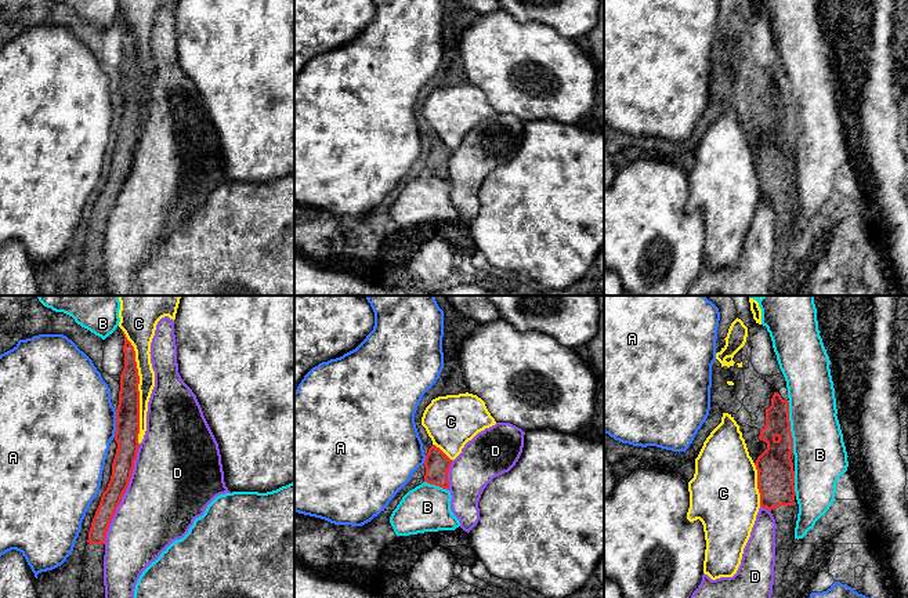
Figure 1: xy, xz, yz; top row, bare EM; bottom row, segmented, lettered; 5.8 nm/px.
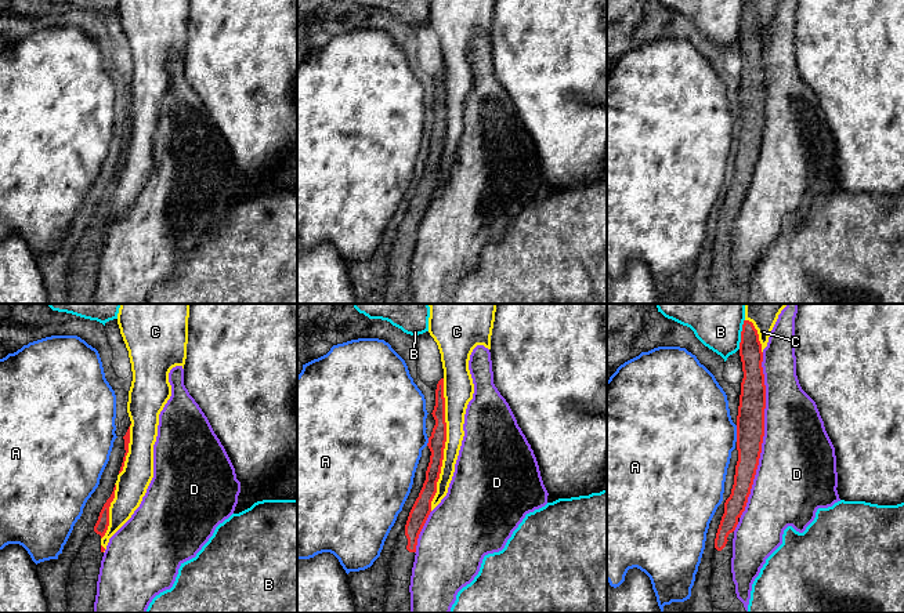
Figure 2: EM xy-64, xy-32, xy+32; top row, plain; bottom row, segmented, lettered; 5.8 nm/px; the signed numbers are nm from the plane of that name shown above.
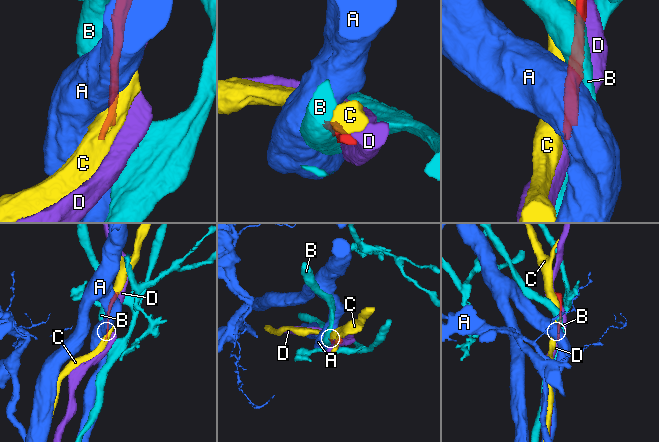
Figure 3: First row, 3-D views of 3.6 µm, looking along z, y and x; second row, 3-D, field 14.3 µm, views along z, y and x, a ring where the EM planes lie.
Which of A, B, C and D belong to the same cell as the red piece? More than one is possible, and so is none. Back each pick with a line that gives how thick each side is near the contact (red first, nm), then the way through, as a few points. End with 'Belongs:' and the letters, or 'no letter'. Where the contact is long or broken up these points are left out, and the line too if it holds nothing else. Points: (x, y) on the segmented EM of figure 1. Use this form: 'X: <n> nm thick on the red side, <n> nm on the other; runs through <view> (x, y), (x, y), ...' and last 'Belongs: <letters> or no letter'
Belongs: no letter

